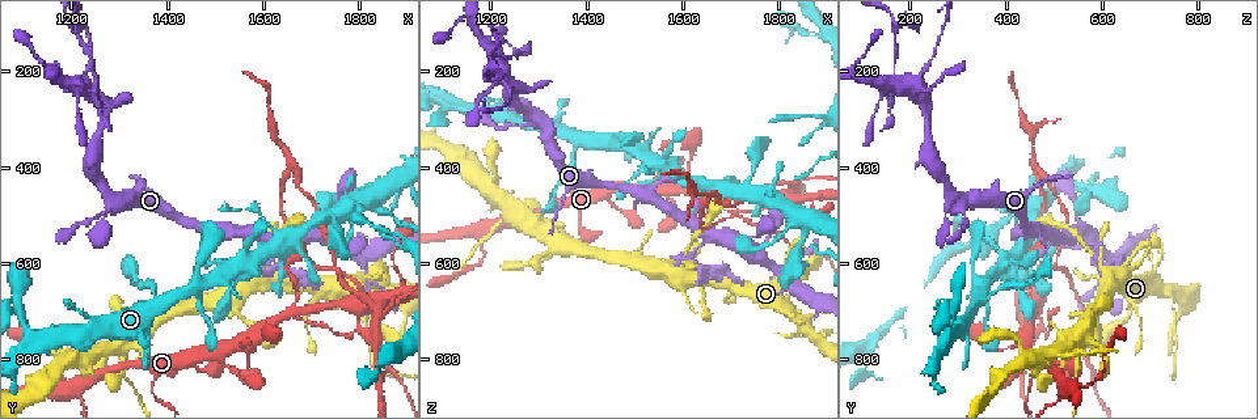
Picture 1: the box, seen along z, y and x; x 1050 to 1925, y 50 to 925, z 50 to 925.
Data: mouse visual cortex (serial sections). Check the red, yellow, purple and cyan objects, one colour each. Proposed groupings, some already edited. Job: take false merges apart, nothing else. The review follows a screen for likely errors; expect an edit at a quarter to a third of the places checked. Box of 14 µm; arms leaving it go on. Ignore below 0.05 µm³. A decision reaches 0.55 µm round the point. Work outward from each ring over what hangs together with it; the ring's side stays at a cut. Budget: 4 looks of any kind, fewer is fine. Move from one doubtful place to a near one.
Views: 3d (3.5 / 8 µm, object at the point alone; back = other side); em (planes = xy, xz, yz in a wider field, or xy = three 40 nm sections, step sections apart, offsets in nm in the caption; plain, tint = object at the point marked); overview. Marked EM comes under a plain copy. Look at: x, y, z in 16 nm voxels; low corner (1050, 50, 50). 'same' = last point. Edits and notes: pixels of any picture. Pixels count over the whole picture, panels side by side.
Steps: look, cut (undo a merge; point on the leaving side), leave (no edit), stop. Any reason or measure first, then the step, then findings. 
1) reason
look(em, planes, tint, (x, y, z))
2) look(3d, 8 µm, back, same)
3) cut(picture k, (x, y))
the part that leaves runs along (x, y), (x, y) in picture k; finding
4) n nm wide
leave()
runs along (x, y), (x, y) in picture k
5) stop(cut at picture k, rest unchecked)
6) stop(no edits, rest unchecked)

arms part here
look(3d, 3.5 µm, (1245, 790, 505))

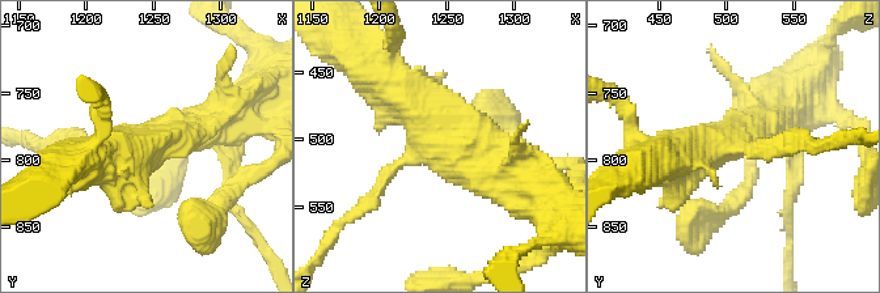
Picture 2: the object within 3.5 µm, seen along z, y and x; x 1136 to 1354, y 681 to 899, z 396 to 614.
need the tissue
look(em, xy, step 5, tint, (1248, 786, 498))

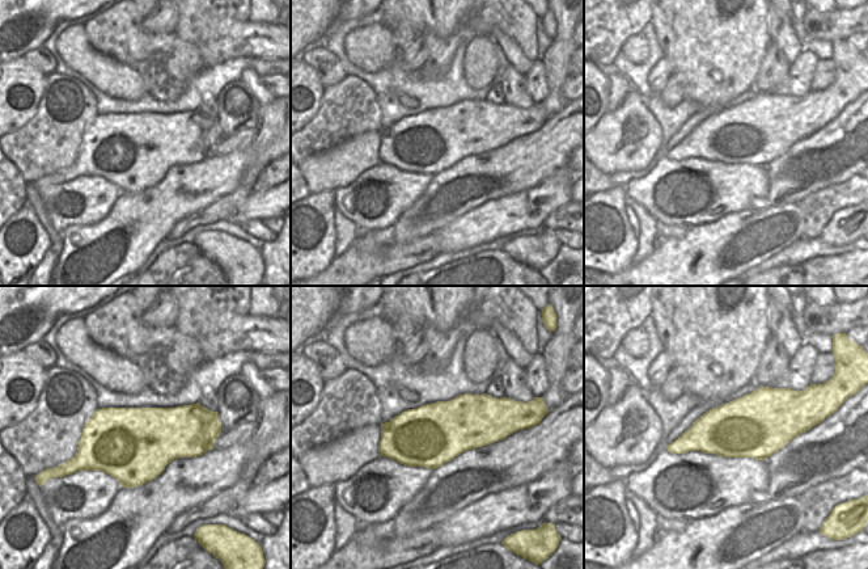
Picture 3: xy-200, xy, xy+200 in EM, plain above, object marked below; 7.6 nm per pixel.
leave()
runs along (510, 189), (385, 77) in picture 2; continuous, no second cell

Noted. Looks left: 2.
abrupt turn
look(3d, 8 µm, back, (1245, 245, 155))

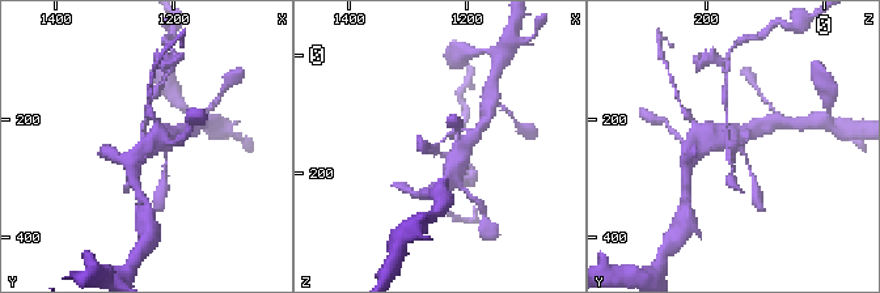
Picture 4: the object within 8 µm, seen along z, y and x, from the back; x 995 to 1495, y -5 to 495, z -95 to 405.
look(em, xy, step 1, tint, (1245, 240, 155))

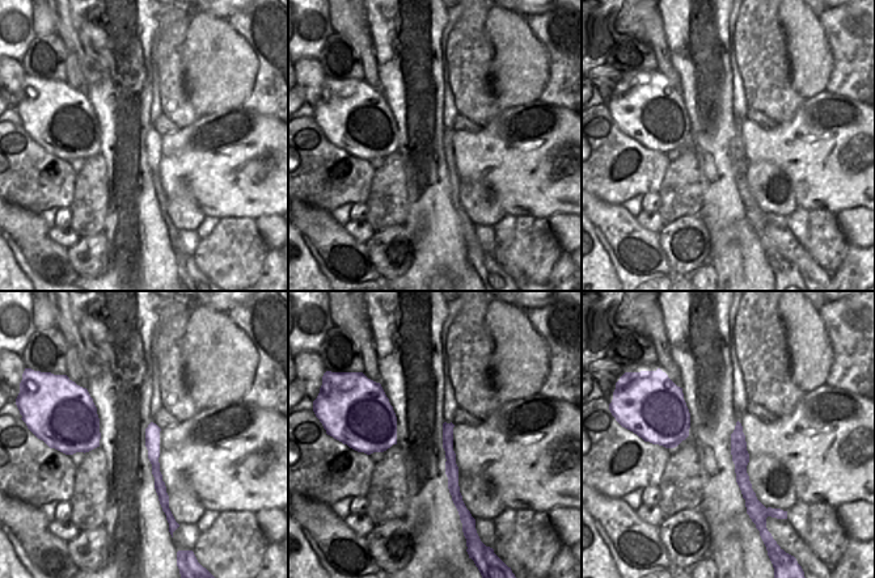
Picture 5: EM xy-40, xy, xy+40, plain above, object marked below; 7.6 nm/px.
cut(picture 4, (731, 153))
two cells meet here

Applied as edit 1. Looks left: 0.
stop(cut at picture 4, rest unchecked)

